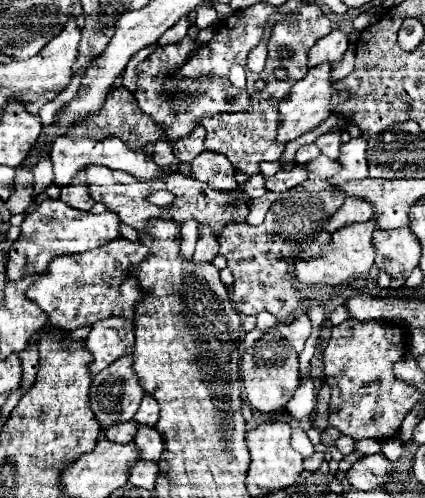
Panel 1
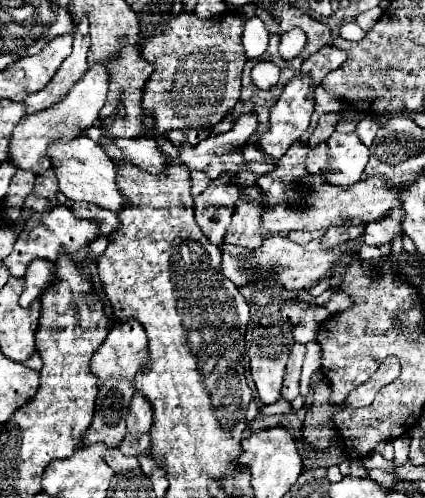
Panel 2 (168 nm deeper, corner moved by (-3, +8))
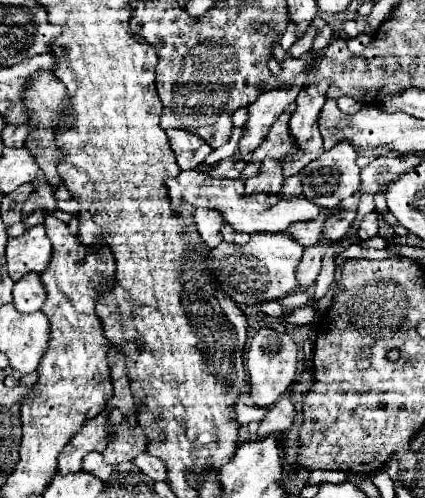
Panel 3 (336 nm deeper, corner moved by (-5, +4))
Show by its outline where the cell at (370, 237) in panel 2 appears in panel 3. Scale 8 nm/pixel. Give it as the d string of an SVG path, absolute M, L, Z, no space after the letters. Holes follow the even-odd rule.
M371 212L371 214L367 214L367 216L363 216L363 220L359 222L359 230L357 230L357 236L361 238L361 240L367 240L367 238L371 238L371 236L375 236L377 234L377 212Z

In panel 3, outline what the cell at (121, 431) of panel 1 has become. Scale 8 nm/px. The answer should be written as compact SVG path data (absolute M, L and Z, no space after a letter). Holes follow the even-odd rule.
M143 452L143 454L139 454L139 456L135 458L135 464L137 464L139 470L143 470L149 478L167 482L167 466L165 466L163 460L159 460L159 458Z

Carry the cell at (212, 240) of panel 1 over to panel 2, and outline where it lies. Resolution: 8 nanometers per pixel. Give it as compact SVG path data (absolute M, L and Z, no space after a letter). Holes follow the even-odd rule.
M223 172L195 198L195 222L211 244L223 244L225 230L231 222L231 212L241 196L239 188L237 176Z

